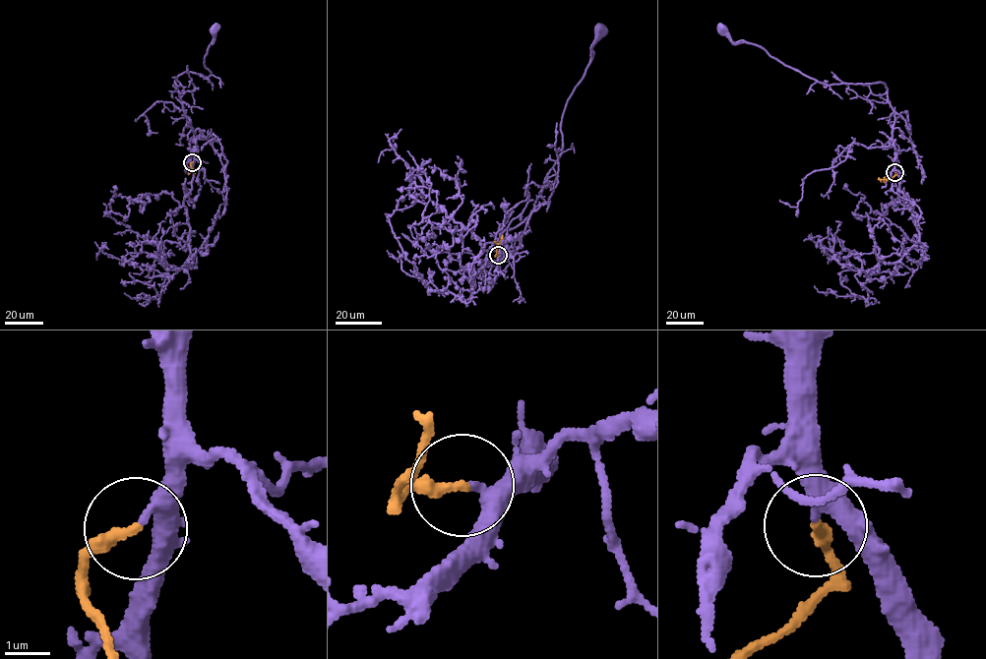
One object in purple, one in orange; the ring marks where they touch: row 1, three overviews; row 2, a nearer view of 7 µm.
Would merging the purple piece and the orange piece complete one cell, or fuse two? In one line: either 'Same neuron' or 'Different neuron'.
Same neuron

